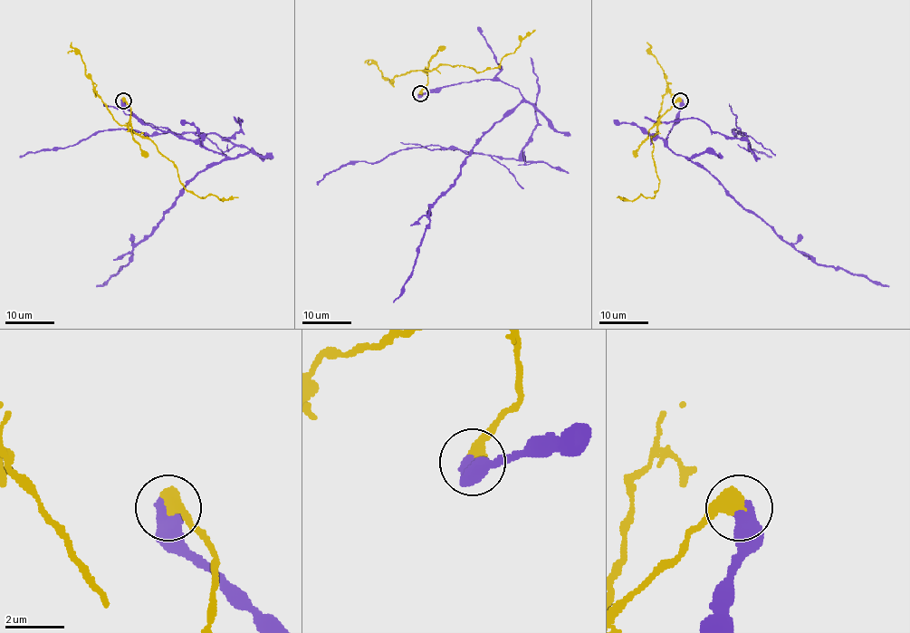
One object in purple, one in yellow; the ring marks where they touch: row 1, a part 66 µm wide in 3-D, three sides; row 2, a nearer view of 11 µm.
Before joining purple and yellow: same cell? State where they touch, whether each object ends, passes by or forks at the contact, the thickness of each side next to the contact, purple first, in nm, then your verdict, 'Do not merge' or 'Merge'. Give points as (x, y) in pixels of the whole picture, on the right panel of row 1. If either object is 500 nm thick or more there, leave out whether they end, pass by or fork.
Place: (680, 100). Thickness 650 nm (purple) against 550 nm. Do not merge

